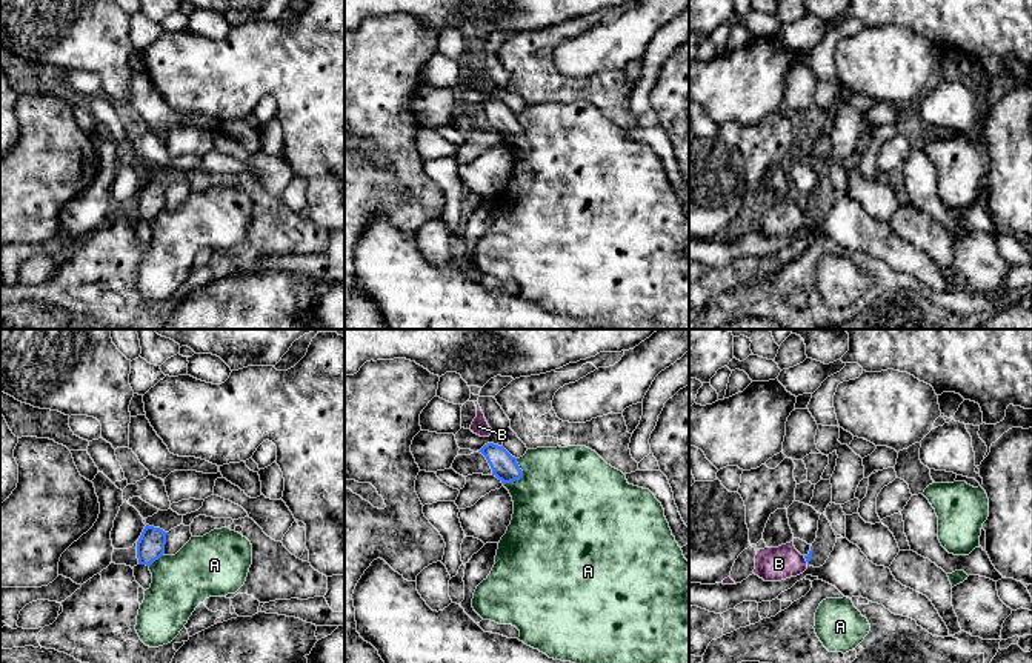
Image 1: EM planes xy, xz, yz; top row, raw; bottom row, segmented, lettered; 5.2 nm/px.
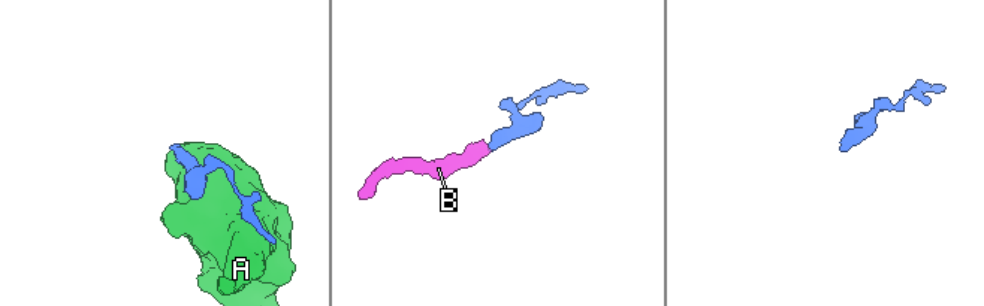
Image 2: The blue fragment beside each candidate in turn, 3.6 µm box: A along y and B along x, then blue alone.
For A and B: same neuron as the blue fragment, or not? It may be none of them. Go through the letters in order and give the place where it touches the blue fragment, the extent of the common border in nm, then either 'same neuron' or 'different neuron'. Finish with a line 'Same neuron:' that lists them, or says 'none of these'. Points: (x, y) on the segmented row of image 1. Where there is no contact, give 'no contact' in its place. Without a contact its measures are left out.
A: xz (522, 476) | 160 nm | different neuron
B: yz (806, 560) | 60 nm | same neuron
Same neuron: B

